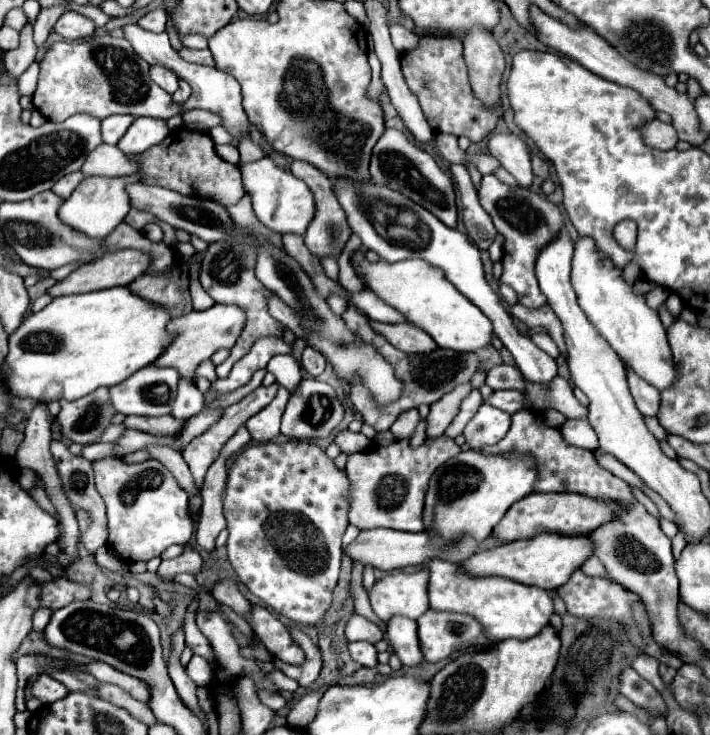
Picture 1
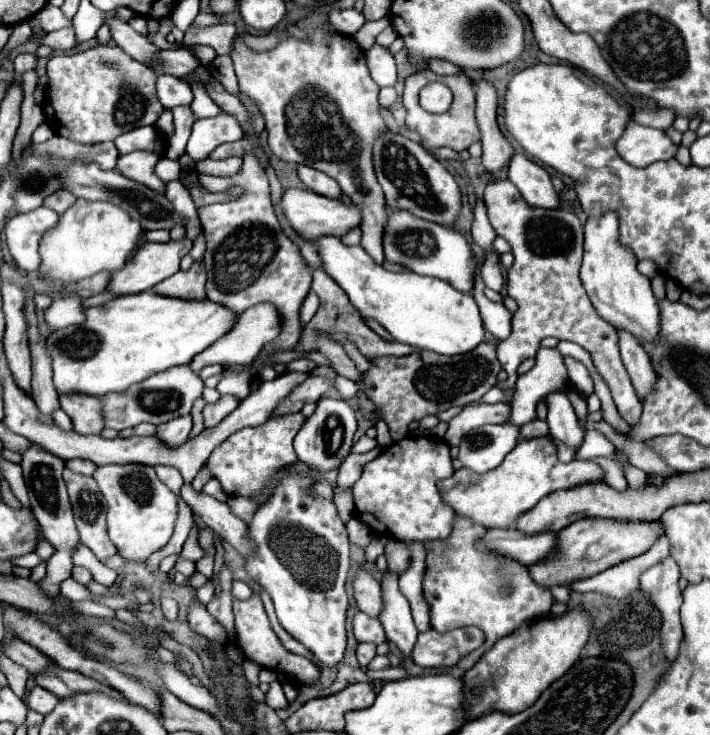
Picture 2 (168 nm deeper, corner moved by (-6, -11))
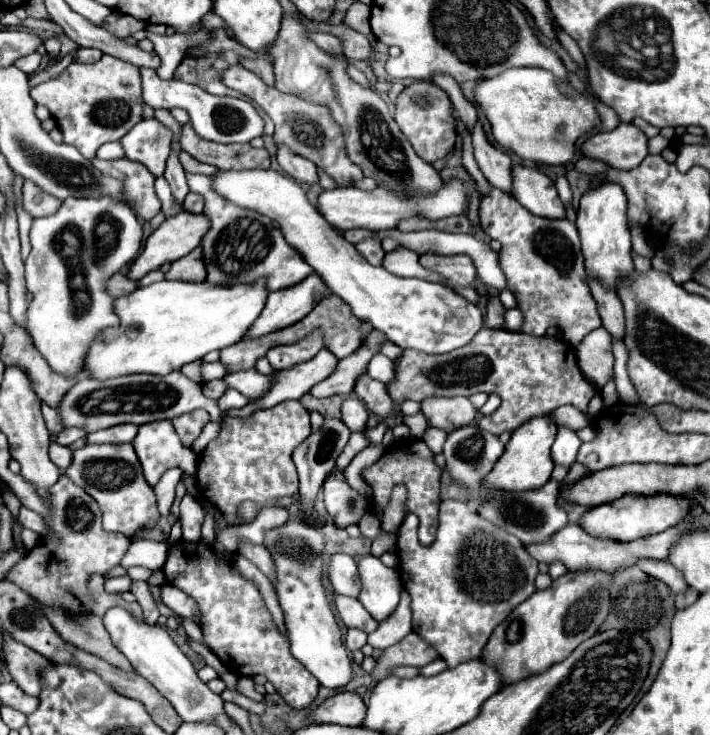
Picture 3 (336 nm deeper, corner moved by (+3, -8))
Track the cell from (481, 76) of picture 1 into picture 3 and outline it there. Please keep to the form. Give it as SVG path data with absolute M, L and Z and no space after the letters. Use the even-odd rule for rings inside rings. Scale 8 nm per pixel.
M478 122L472 132L472 146L474 146L474 158L490 182L492 188L498 188L512 196L512 160L502 150L496 150L482 130L482 124Z

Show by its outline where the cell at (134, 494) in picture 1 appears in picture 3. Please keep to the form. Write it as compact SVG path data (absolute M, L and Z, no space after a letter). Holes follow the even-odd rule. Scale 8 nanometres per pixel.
M86 444L72 452L72 462L64 474L100 504L102 522L108 532L120 532L134 538L134 534L144 526L154 526L160 516L154 490L150 490L144 480L132 444Z

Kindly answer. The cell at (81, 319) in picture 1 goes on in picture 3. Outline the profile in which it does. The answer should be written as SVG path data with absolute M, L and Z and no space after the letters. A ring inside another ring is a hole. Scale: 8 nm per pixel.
M162 280L142 286L130 296L116 300L120 328L106 330L92 342L86 356L86 372L98 380L142 372L164 376L184 364L202 360L212 350L222 350L242 340L262 312L266 298L266 280L234 286Z

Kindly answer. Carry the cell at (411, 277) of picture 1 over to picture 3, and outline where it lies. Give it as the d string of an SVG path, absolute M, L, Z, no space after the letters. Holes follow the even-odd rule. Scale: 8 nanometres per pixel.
M218 170L212 174L214 192L240 208L248 208L268 216L280 224L286 242L304 256L304 260L322 276L328 288L350 304L352 314L370 322L384 332L390 342L400 348L412 348L426 354L446 354L466 346L482 328L482 312L478 306L456 294L444 284L420 278L400 278L382 266L368 264L350 244L320 216L316 206L306 198L304 188L276 170Z

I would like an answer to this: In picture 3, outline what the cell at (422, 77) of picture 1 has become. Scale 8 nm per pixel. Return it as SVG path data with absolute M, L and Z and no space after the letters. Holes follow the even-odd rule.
M420 82L404 88L404 92L398 96L394 118L396 118L396 124L400 126L402 134L408 138L408 142L412 144L412 148L416 150L416 154L422 160L432 164L434 160L440 160L452 152L454 142L456 142L456 122L452 116L452 102L450 102L448 94L442 88L438 88L436 84L426 82L426 96L424 96L424 84L420 84ZM418 96L426 100L424 106L420 106L416 102Z

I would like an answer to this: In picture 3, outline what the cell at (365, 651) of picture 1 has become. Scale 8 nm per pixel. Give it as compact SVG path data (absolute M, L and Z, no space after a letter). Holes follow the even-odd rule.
M350 628L346 634L346 648L348 650L360 650L366 644L366 632L358 630L358 628Z

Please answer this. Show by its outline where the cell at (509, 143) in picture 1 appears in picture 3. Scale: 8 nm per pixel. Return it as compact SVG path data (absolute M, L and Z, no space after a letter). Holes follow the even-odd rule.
M514 166L512 176L514 176L514 198L524 208L542 218L552 220L566 218L566 208L558 198L554 182L546 174L524 166Z

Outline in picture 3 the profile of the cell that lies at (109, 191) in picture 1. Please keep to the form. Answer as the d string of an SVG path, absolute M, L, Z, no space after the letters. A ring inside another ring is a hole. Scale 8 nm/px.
M110 196L64 200L58 212L32 222L32 250L24 274L32 294L26 328L54 372L66 378L84 376L84 358L94 336L106 328L118 328L106 282L138 256L140 242L142 226L136 214Z

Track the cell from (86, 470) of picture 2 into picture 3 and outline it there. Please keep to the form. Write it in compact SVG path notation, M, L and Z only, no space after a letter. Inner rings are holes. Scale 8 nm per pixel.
M52 442L52 444L50 444L50 460L52 460L60 470L66 470L66 468L70 466L72 452L70 452L70 448Z

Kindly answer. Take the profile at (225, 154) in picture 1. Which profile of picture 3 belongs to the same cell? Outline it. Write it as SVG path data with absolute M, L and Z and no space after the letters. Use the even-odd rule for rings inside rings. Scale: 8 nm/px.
M180 152L178 158L180 158L180 164L182 164L184 172L188 172L188 174L206 174L206 176L210 176L212 172L216 172L214 166L202 164L202 162L194 160L194 158L192 158L190 154L186 154L186 152Z

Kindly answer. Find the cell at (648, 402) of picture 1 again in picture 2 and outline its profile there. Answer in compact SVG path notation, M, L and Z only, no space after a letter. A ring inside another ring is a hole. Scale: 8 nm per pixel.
M619 331L619 349L621 349L623 365L631 377L633 389L639 401L643 403L655 391L657 375L655 375L655 369L651 367L651 359L645 353L645 349L637 343L637 339L623 331Z

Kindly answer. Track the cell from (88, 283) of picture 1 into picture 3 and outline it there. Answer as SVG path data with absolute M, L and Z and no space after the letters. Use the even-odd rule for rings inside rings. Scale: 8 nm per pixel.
M182 210L180 214L166 218L146 240L144 250L140 252L140 256L134 260L134 264L130 266L130 278L132 280L140 280L142 276L146 276L152 270L158 270L162 264L166 262L176 262L178 258L186 256L188 252L192 252L196 246L200 246L202 234L206 234L206 230L210 228L210 218L206 214L194 214L188 210Z

